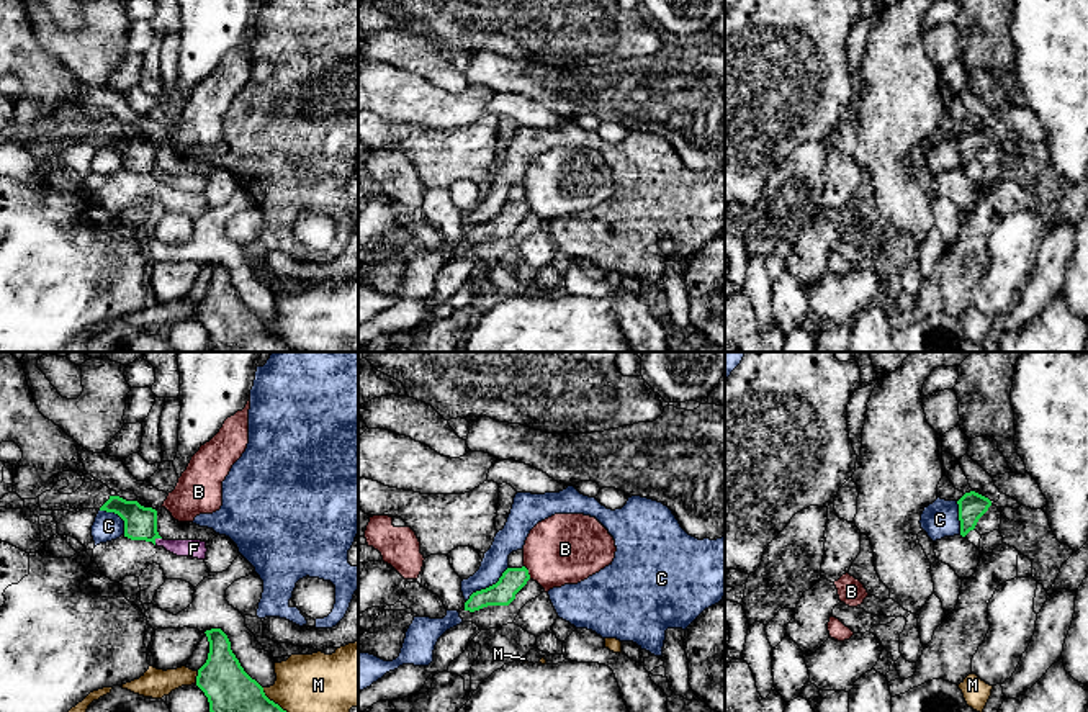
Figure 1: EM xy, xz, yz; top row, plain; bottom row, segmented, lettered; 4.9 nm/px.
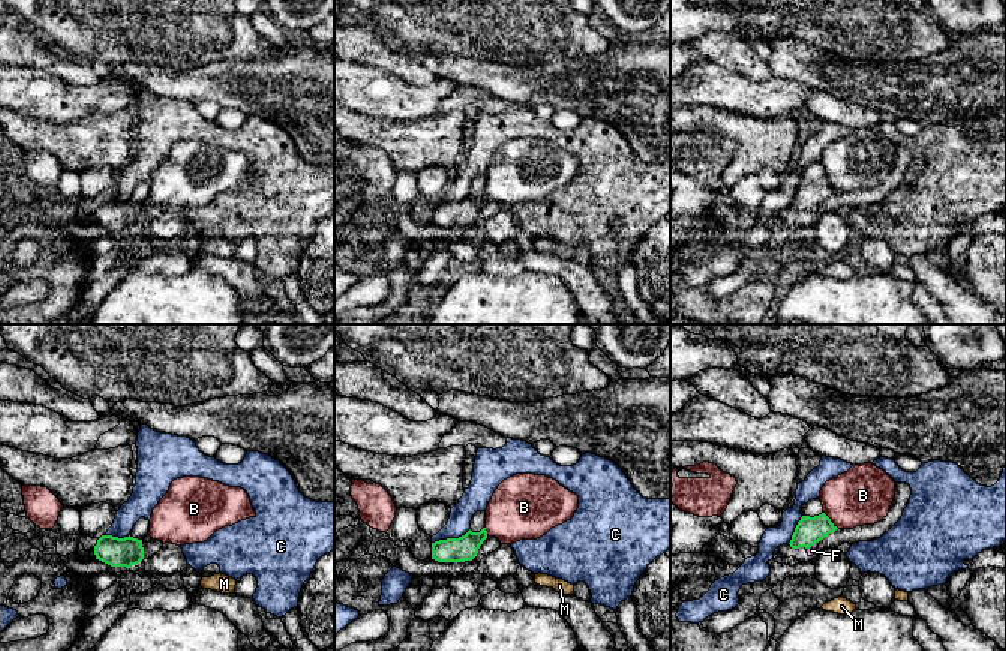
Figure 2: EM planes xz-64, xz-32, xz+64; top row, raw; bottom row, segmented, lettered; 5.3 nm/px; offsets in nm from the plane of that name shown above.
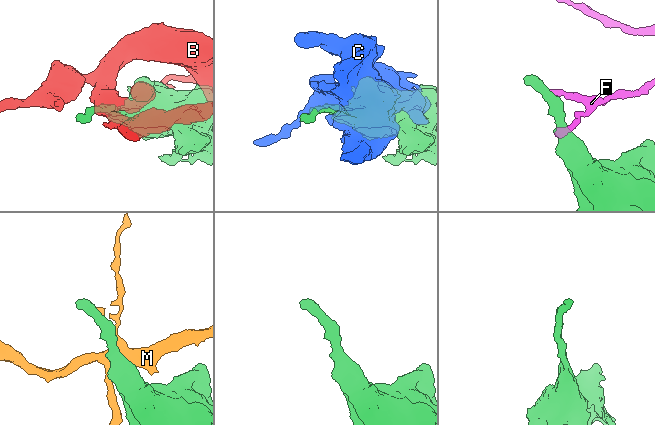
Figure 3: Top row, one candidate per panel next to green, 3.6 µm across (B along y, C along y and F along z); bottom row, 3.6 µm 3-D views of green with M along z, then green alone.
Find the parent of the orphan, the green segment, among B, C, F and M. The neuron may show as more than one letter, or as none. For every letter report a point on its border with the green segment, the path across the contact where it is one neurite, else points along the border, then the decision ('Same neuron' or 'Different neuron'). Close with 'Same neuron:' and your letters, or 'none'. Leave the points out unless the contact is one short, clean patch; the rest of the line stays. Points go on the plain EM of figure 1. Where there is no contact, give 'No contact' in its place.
B: Touches green at xz (527, 205). Different neuron
C: Touches green at xz (490, 220). Boundary: xz (508, 200), (494, 216), (476, 223), (467, 234). Different neuron
F: Touches green at xy (154, 174). Boundary: xy (161, 171), (154, 177). Different neuron
M: Touches green at xy (197, 311). Different neuron
Same neuron: none

